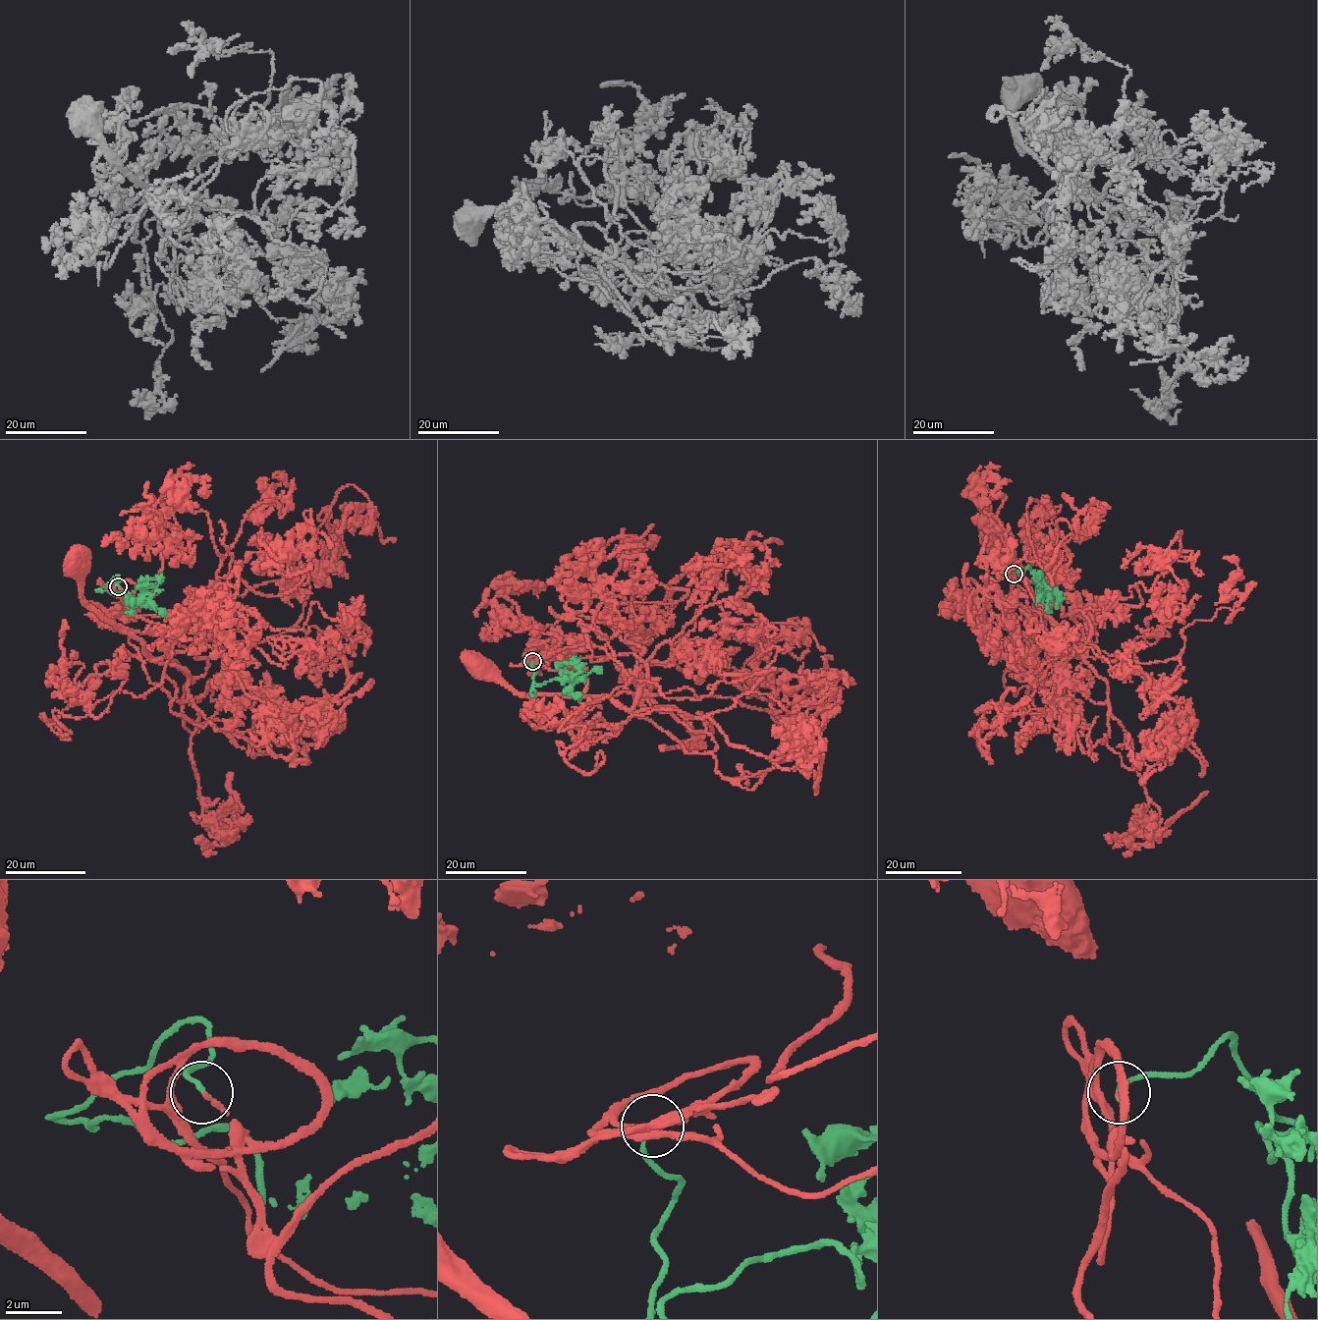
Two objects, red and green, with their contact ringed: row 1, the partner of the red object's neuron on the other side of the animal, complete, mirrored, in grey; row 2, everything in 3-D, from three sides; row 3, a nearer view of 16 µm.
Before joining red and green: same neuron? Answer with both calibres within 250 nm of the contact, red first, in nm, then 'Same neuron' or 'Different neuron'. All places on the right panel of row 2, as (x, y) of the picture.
Thickness 150 nm (red) against 170 nm. Same neuron

